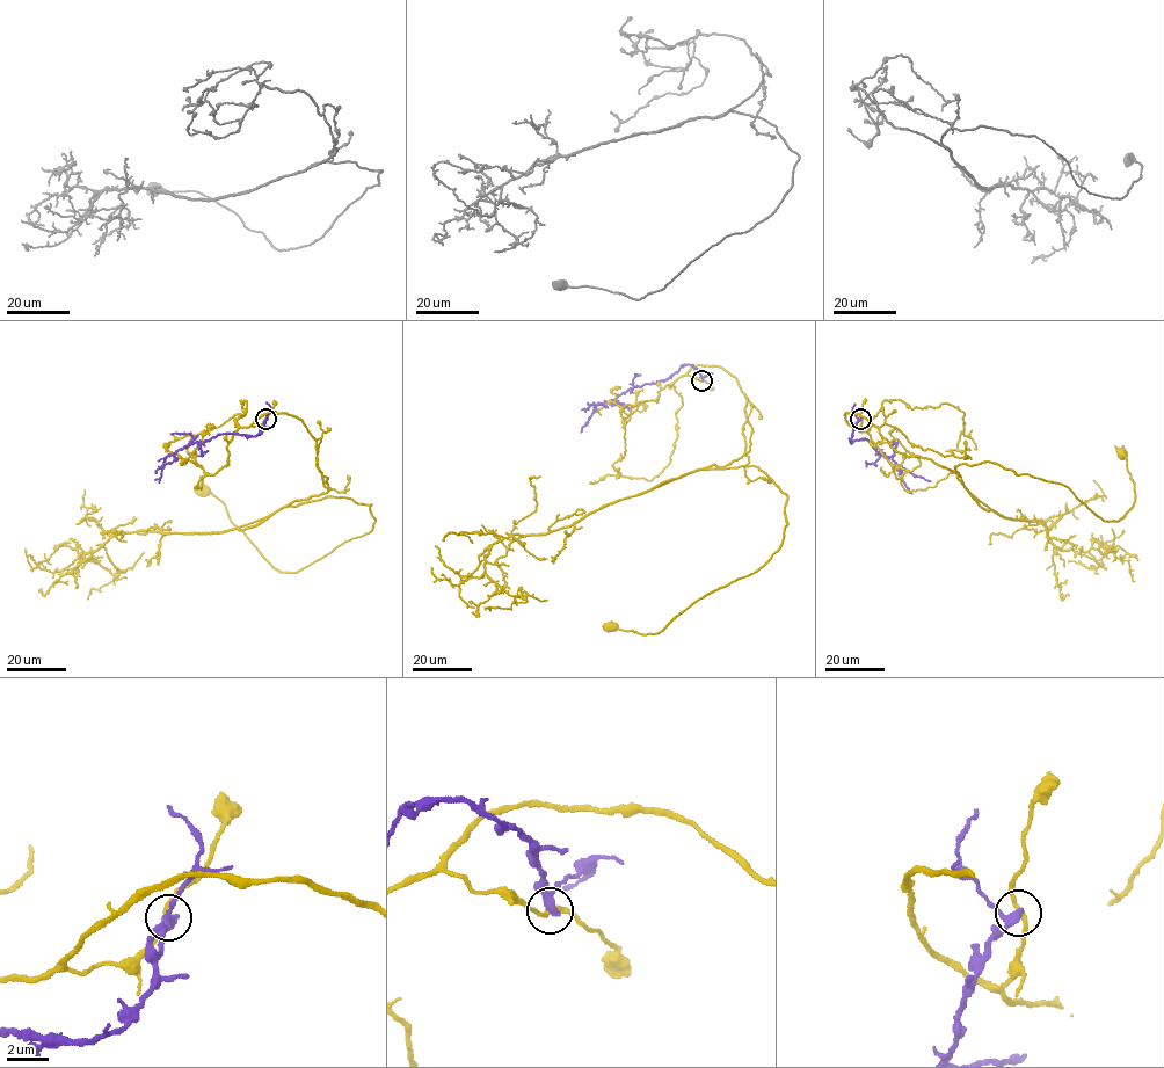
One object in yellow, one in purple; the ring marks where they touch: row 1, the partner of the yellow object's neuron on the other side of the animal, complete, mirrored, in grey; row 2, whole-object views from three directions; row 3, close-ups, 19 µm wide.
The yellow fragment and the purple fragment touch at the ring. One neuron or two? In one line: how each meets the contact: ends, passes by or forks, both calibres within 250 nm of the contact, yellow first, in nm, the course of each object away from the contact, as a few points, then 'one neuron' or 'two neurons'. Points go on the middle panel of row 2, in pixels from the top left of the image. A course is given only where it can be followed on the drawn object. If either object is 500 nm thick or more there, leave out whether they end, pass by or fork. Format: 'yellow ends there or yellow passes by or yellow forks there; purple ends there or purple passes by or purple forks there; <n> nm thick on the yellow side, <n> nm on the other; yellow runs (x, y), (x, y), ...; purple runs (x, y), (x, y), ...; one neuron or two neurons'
yellow passes by; purple passes by; 180 nm thick on the yellow side, 360 nm on the other; yellow runs (701, 380), (722, 368), (747, 397), (749, 450), (707, 469), (786, 495), (781, 546), (655, 634), (609, 627); purple runs (701, 380), (697, 369), (683, 364), (668, 377), (631, 387), (613, 400), (598, 404), (581, 433); two neurons

